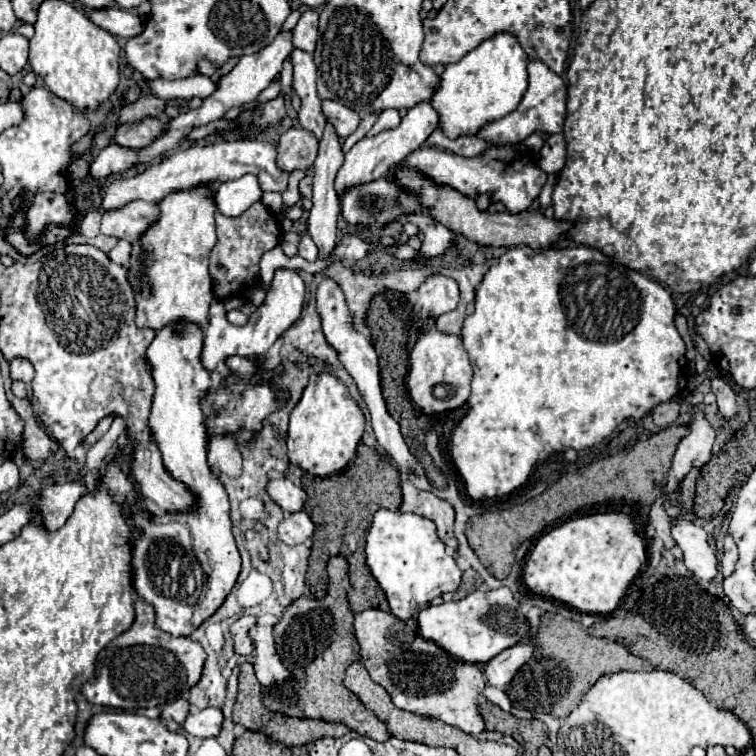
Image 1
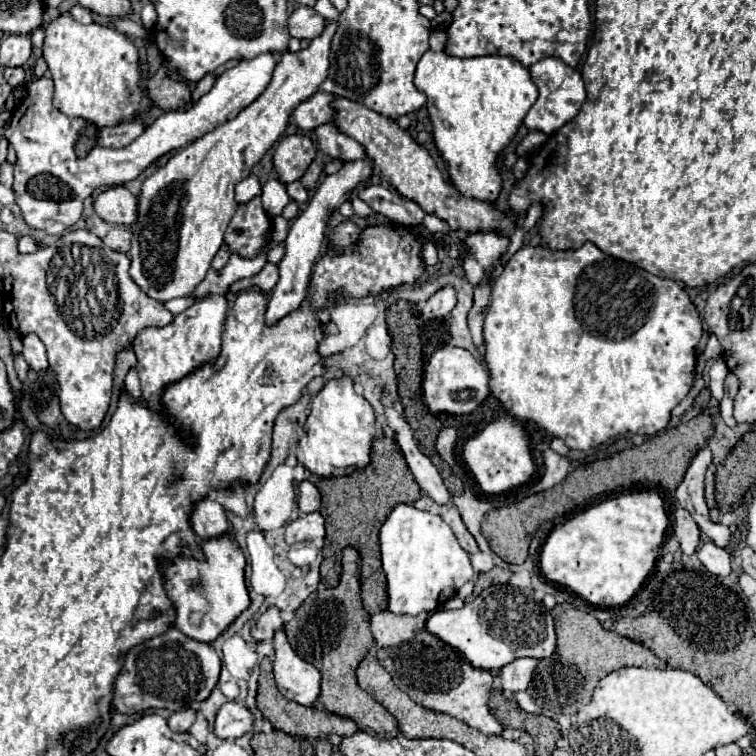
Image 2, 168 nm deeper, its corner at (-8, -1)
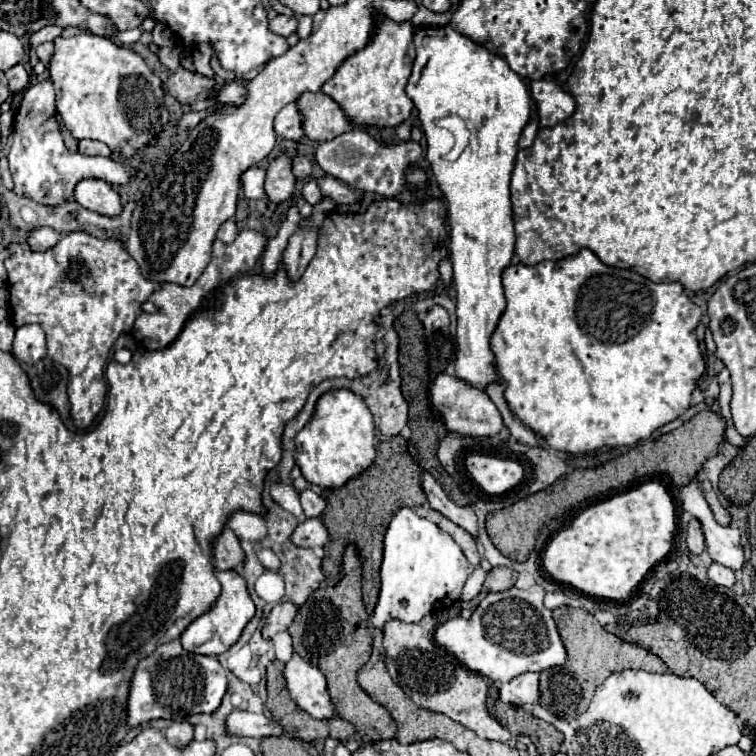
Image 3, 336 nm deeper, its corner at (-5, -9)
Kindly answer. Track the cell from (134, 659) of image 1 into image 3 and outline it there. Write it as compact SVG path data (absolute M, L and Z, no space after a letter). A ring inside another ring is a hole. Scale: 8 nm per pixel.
M179 640L157 646L157 650L137 664L129 692L127 724L131 728L157 718L183 720L191 714L211 714L221 706L229 678L215 656L201 656L183 650Z

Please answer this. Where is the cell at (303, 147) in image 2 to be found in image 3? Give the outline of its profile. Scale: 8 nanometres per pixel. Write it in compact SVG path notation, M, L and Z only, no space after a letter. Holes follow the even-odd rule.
M279 156L275 158L265 176L265 196L271 204L283 204L293 196L295 188L295 176L291 172L291 162L289 156Z

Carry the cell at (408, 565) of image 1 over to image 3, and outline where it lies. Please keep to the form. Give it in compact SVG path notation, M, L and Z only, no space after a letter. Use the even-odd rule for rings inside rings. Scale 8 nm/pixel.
M401 508L393 516L385 534L381 592L371 614L373 626L383 630L383 626L395 618L401 622L419 622L435 610L449 608L459 600L463 584L471 572L473 566L447 532L427 518L417 516L413 508Z

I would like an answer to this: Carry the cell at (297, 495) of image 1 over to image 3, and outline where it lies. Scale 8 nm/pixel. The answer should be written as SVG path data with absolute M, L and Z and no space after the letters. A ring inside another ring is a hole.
M307 488L301 492L301 506L303 506L305 516L313 518L313 516L321 516L321 512L325 510L325 500L317 496L311 488Z

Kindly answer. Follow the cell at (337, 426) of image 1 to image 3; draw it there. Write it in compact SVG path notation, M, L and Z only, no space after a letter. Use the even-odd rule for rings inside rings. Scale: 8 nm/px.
M347 388L325 392L311 422L295 438L295 462L309 484L339 488L367 470L375 460L375 426L363 398Z

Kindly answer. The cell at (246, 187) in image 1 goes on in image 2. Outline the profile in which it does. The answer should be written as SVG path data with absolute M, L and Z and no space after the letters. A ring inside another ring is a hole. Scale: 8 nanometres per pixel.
M250 174L248 178L236 184L236 202L238 204L246 204L260 194L262 194L262 184L260 184L260 178L254 174Z

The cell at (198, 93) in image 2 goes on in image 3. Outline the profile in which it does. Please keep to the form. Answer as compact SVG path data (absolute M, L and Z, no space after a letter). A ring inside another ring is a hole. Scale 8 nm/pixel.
M203 42L203 44L199 44L199 46L195 48L193 60L195 60L195 70L197 70L199 74L213 76L213 70L211 70L211 66L209 66L211 56L213 56L213 44L207 46L207 42Z

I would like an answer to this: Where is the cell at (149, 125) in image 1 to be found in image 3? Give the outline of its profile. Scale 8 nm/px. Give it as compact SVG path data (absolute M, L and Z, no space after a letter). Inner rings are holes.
M79 140L79 152L87 156L111 156L111 150L103 142L95 140Z

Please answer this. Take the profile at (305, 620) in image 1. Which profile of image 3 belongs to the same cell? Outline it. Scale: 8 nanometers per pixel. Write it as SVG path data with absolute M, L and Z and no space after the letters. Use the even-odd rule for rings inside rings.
M349 544L345 548L343 554L343 572L345 576L341 578L341 582L333 588L319 588L317 592L313 592L309 596L309 600L299 608L297 618L293 620L293 624L289 626L289 634L293 638L293 648L295 652L305 658L307 662L313 662L317 668L321 668L321 672L327 678L327 690L337 706L337 716L341 716L343 720L351 722L357 730L357 734L361 736L361 740L365 742L381 742L381 740L391 740L395 738L397 732L397 724L391 718L391 714L377 702L373 702L369 698L369 694L357 684L357 672L359 668L369 660L371 656L371 644L373 644L373 624L369 620L369 614L365 610L365 604L361 600L361 562L357 558L357 550L353 544Z

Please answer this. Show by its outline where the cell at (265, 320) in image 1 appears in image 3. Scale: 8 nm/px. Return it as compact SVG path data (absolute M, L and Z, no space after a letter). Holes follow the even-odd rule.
M323 198L323 202L313 208L313 214L307 220L303 220L297 232L289 238L287 250L283 252L283 264L293 280L297 280L311 262L317 248L317 226L321 226L325 214L333 210L333 202L329 202L329 198Z

